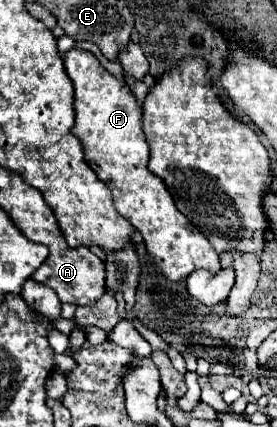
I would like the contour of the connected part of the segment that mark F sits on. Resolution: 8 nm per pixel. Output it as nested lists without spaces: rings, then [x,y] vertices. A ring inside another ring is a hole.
[[[71,48],[63,56],[65,70],[75,86],[75,126],[73,136],[79,138],[85,162],[103,180],[115,198],[115,208],[127,218],[145,238],[147,250],[155,264],[169,280],[185,280],[191,272],[205,268],[211,272],[221,270],[219,254],[189,220],[177,210],[169,190],[159,176],[147,170],[149,146],[141,130],[141,104],[135,100],[129,86],[109,74],[99,60],[85,50]]]

